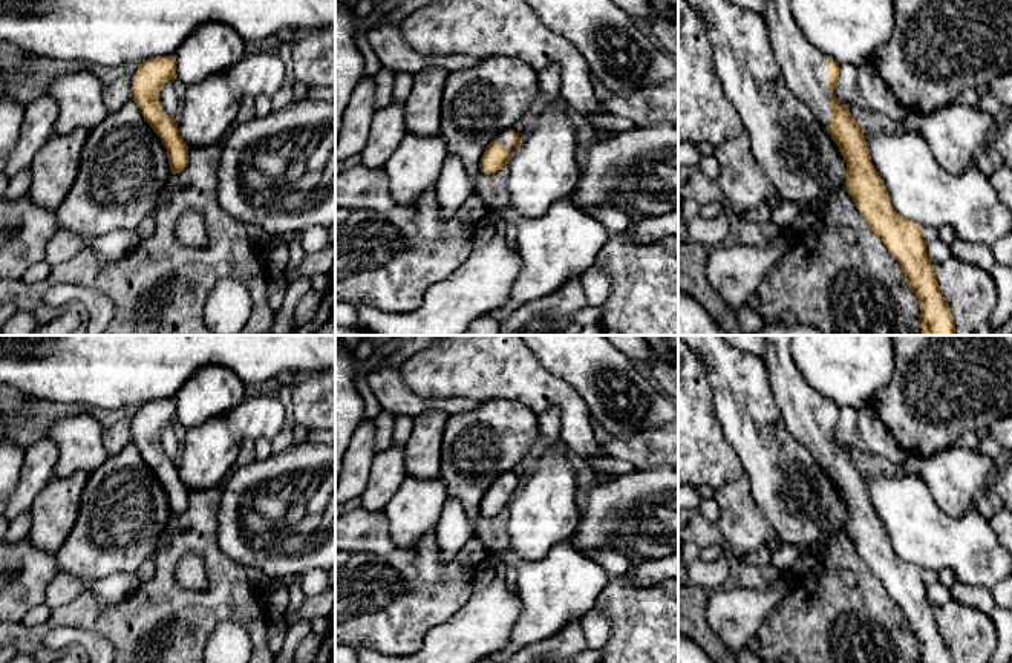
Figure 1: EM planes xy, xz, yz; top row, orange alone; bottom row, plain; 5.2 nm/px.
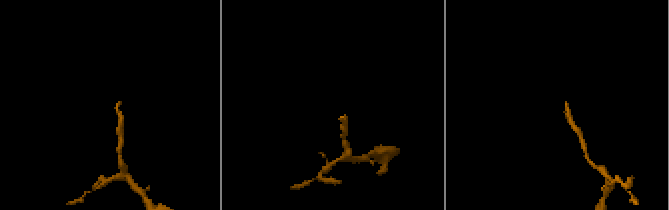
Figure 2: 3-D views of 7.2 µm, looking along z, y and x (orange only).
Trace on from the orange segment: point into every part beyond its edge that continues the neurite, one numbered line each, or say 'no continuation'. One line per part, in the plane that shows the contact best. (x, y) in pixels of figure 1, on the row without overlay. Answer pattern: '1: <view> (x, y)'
1: yz (804, 411)

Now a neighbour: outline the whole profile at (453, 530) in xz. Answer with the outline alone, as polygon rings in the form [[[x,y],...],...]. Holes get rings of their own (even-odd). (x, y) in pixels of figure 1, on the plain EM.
[[[447,496],[436,525],[436,547],[442,562],[455,560],[458,551],[475,536],[476,530],[462,504]]]

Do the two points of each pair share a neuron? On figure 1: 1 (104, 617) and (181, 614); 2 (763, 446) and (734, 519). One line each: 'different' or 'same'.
1: same
2: different

